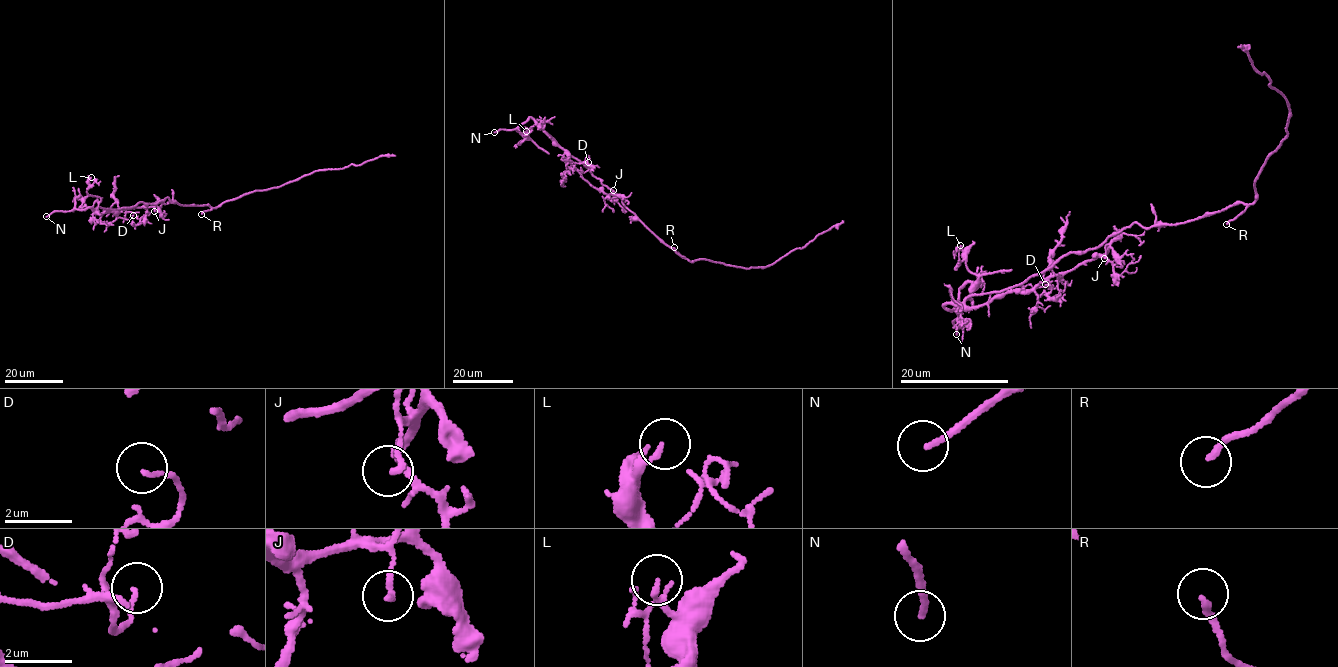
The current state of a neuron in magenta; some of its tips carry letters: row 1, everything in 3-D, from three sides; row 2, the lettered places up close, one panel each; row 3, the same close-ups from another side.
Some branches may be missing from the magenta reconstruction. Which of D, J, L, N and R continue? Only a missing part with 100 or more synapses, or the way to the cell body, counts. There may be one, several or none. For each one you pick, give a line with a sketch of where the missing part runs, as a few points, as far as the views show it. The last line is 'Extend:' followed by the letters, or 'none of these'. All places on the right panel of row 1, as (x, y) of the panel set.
N: course (956, 334), (977, 344), (993, 376)
Extend: N

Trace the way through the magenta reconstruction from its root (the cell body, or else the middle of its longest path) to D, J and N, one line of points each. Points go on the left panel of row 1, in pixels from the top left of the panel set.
D: (186, 205), (171, 202), (167, 197), (154, 206), (121, 209), (116, 212), (117, 217), (129, 220), (133, 215)
J: (186, 205), (171, 202), (167, 197), (155, 205), (154, 211)
N: (186, 205), (167, 197), (154, 204), (139, 202), (114, 209), (54, 210), (46, 216)

